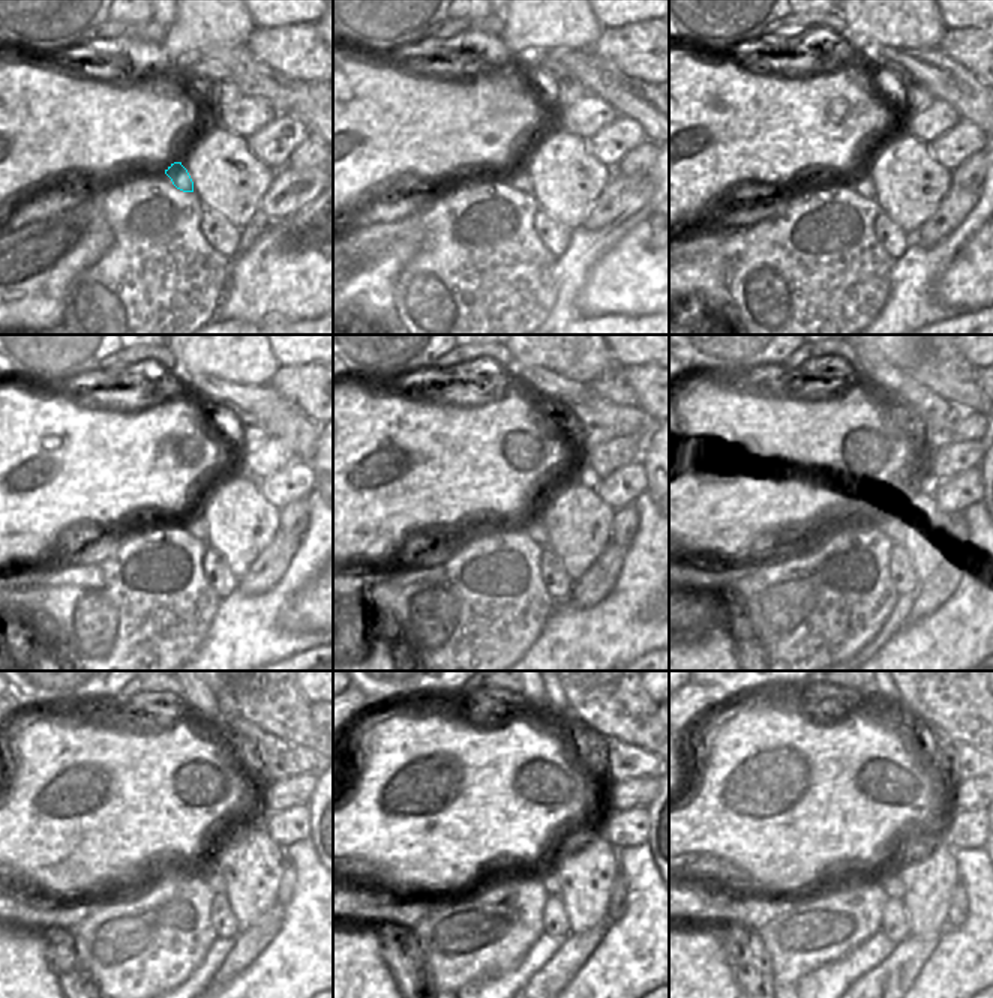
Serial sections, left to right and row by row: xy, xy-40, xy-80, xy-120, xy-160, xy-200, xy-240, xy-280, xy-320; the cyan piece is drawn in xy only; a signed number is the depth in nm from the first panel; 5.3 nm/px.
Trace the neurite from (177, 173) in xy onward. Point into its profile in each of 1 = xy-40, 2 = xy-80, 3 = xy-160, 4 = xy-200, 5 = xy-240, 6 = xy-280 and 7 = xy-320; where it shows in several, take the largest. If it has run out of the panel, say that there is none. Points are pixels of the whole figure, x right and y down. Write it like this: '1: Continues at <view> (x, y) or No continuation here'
1: Continues at xy-40 (516, 179)
2: Continues at xy-80 (857, 180)
3: Continues at xy-160 (533, 526)
4: Continues at xy-200 (872, 529)
5: Continues at xy-240 (216, 883)
6: Continues at xy-280 (551, 881)
7: Continues at xy-320 (893, 886).

